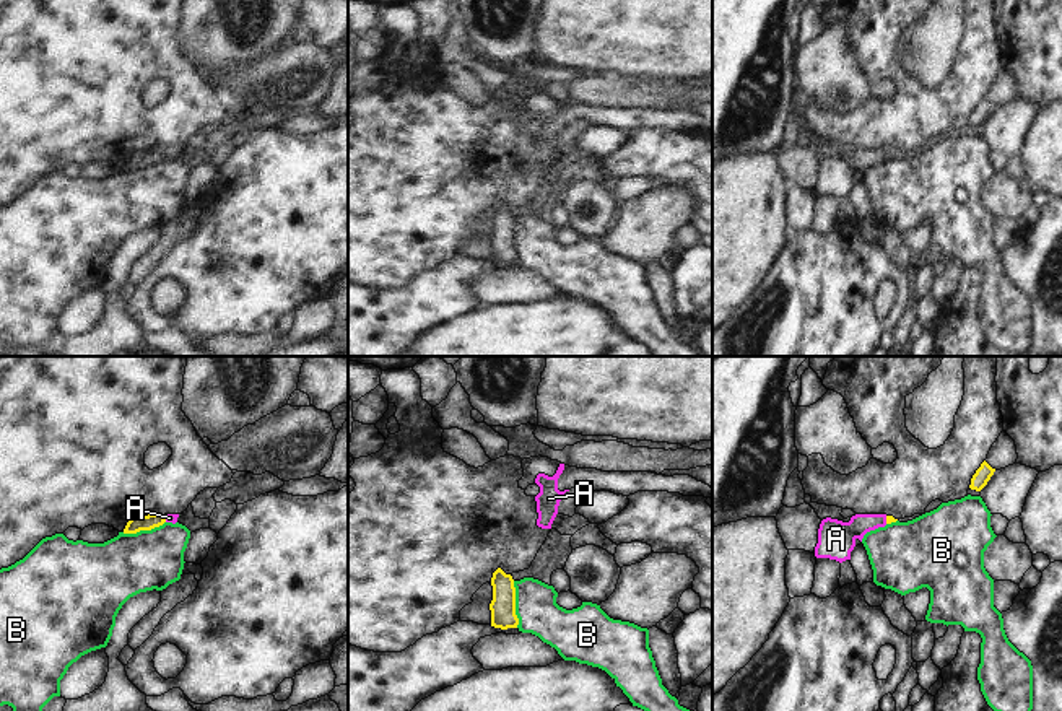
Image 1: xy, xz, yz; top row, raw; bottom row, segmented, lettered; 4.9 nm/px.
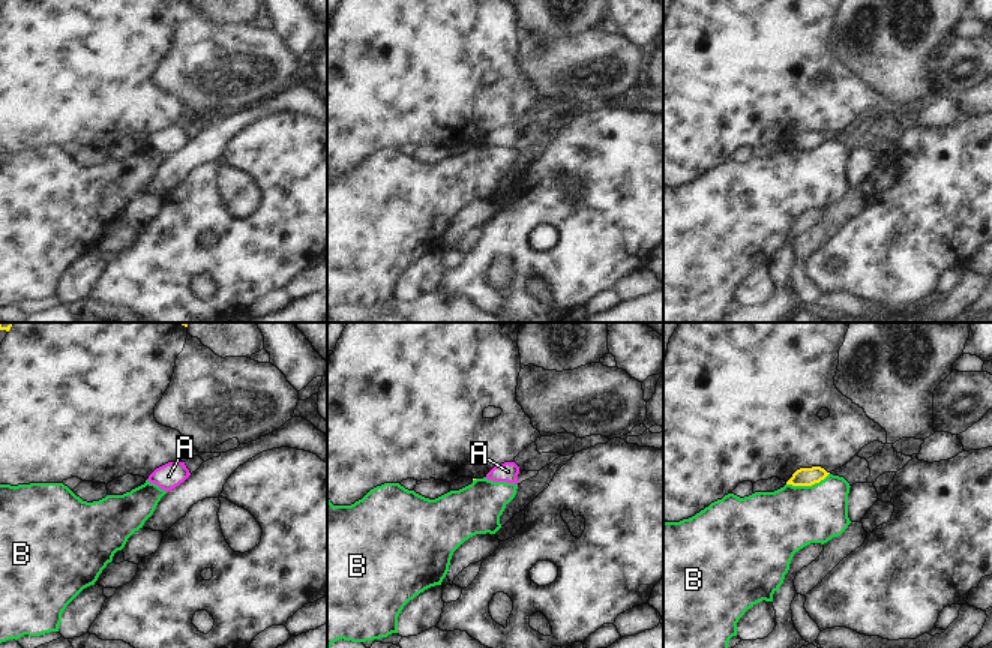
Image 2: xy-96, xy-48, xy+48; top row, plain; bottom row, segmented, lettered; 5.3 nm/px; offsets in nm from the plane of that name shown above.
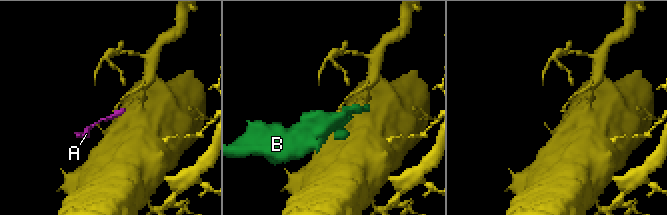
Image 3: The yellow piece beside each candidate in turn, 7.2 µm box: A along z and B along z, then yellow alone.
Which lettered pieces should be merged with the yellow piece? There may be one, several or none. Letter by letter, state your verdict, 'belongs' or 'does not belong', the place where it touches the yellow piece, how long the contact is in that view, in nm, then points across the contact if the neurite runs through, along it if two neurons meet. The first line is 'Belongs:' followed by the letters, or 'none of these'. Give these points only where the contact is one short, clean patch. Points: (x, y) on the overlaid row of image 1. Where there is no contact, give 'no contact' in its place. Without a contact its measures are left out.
Belongs: none of these
A: does not belong; meets yellow in yz at (887, 519); contact 40 nm long; border along yz (885, 516), (887, 523)
B: does not belong; meets yellow in xz at (514, 604); contact 240 nm long

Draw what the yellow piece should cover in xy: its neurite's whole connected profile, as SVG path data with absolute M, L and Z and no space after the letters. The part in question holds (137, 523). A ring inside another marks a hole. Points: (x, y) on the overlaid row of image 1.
M148 514L148 516L133 516L125 529L124 534L137 534L140 530L151 530L155 527L159 527L166 522L163 514Z

